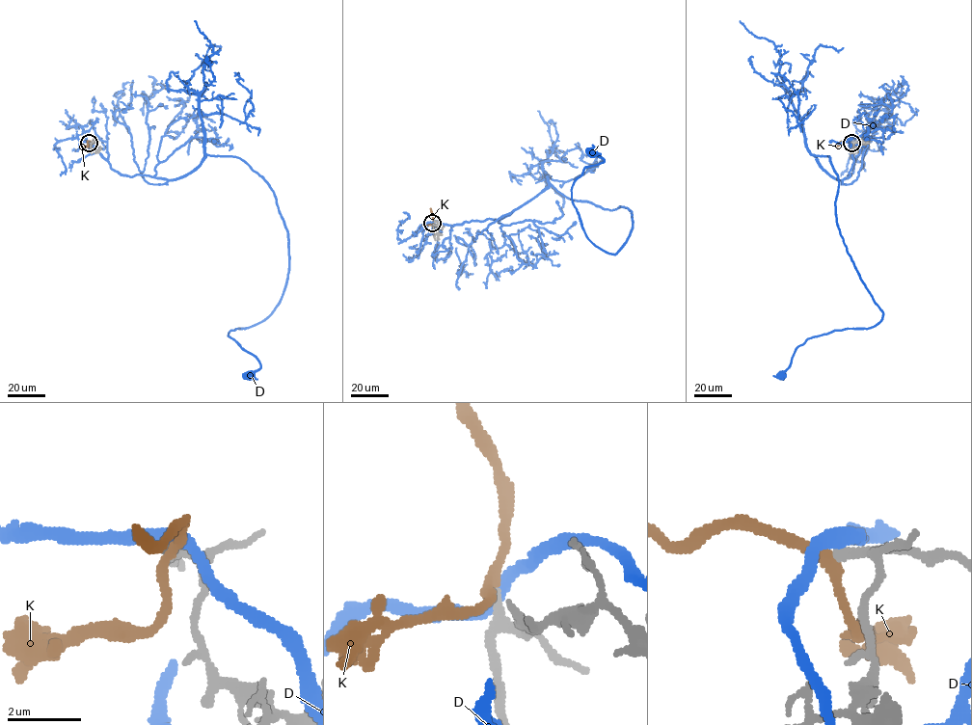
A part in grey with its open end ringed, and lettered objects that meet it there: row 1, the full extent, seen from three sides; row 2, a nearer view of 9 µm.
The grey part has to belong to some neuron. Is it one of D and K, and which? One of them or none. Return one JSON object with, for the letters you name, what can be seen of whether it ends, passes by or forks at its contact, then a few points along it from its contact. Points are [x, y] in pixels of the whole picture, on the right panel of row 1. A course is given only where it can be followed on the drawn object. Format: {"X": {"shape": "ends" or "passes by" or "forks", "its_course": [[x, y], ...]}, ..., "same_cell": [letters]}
{"K": {"shape": "passes by", "its_course": [[851, 143], [841, 142], [837, 147]]}, "same_cell": ["K"]}

